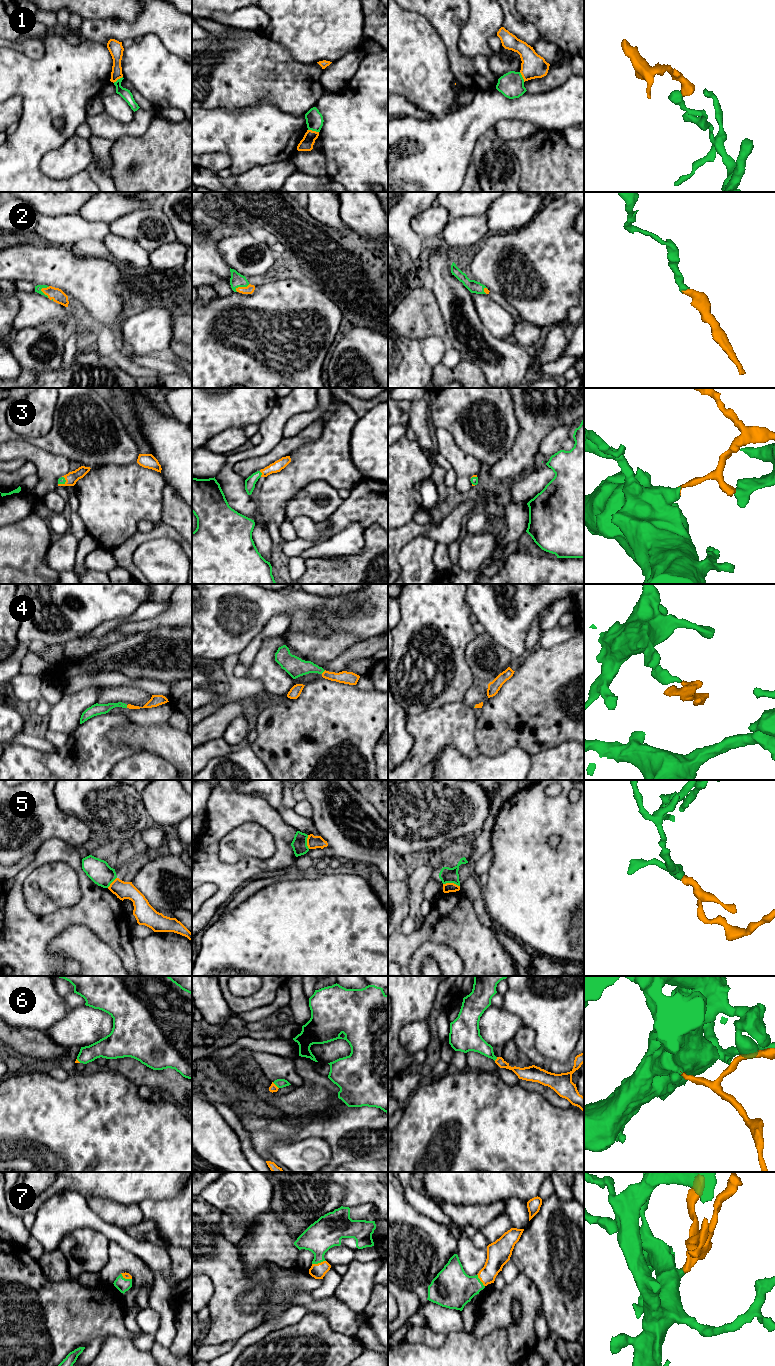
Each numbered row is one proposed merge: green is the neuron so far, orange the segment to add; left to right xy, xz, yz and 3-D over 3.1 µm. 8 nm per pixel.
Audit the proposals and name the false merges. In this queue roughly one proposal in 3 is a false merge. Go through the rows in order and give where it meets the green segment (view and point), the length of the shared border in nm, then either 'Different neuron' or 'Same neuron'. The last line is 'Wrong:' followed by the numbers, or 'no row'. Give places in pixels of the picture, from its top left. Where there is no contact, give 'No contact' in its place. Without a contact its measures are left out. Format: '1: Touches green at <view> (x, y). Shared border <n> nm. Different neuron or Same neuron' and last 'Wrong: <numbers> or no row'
1: Touches green at xz (313, 130). Shared border 90 nm. Different neuron
2: Touches green at xy (42, 292). Shared border 100 nm. Same neuron
3: Touches green at xz (261, 474). Shared border 50 nm. Same neuron
4: Touches green at xz (323, 671). Shared border 50 nm. Same neuron
5: Touches green at yz (451, 882). Shared border 140 nm. Different neuron
6: Touches green at xz (275, 1084). Shared border 80 nm. Same neuron
7: Touches green at xz (318, 1262). Shared border 120 nm. Same neuron
Wrong: 1, 5

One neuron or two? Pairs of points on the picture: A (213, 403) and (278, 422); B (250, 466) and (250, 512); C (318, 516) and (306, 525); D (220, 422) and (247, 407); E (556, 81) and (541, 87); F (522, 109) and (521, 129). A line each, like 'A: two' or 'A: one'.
A: two
B: two
C: two
D: one
E: one
F: two

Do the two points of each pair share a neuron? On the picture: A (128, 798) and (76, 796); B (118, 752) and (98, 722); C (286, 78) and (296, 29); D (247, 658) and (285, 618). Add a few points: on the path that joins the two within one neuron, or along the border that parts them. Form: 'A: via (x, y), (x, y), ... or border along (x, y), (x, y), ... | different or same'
A: via (115, 798), (98, 798), (95, 795), (89, 795) | same
B: via (110, 748), (98, 736), (98, 730) | same
C: border along (273, 40), (281, 43), (293, 60), (313, 63) | different
D: via (253, 647), (266, 632), (274, 627) | same

